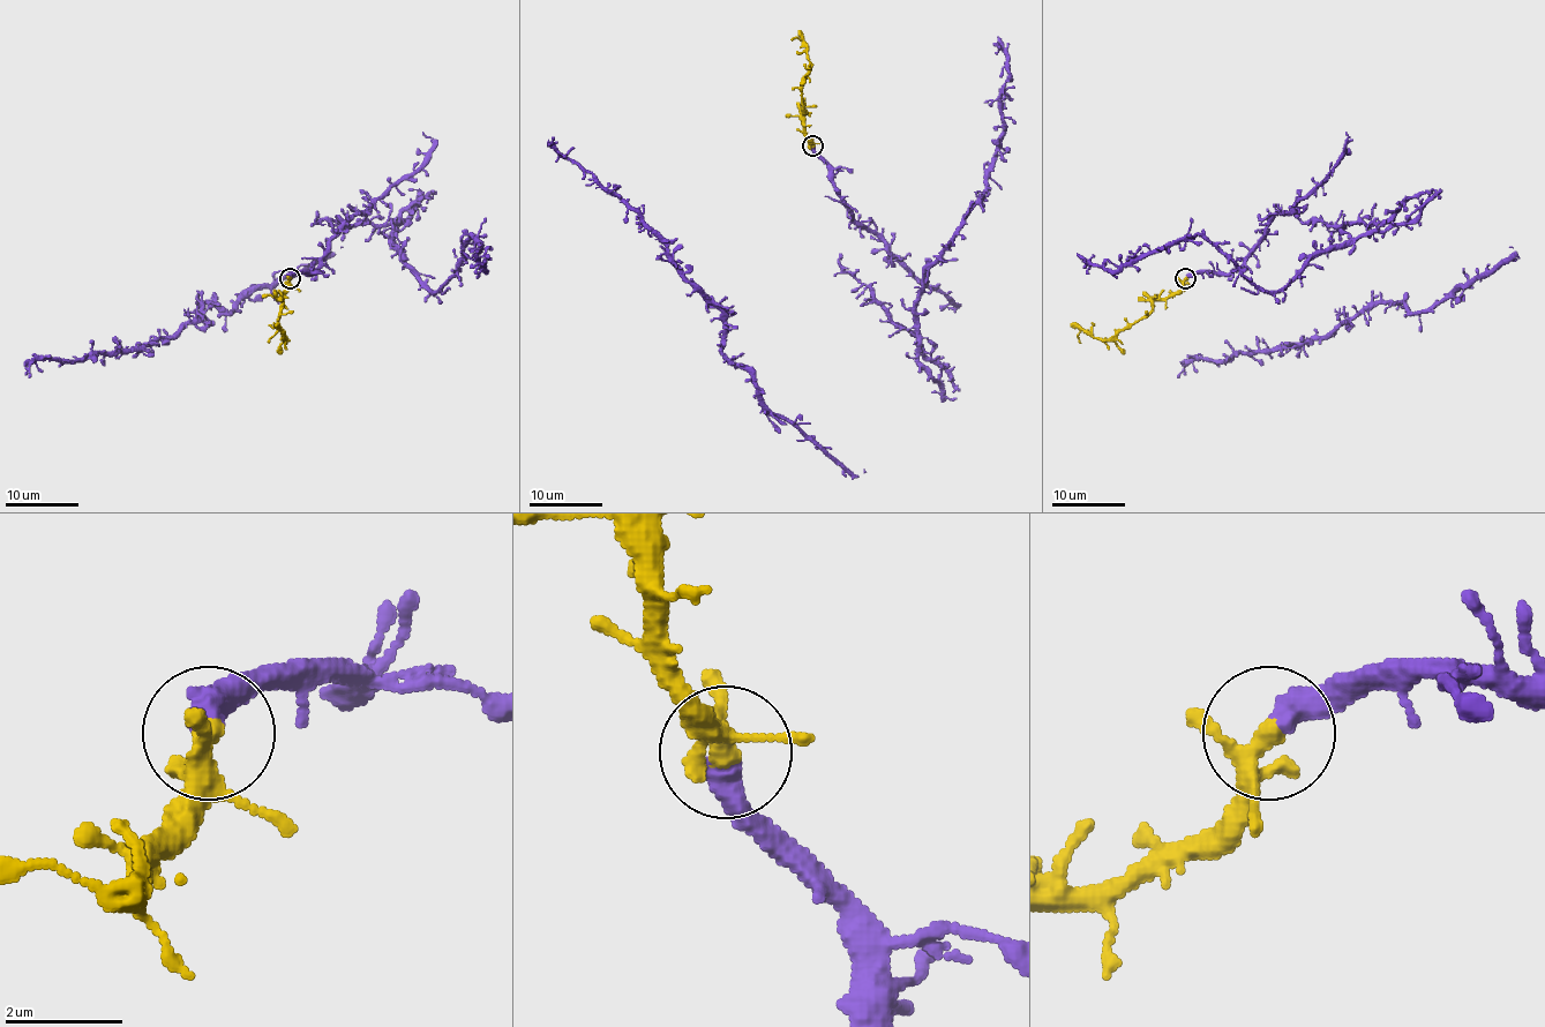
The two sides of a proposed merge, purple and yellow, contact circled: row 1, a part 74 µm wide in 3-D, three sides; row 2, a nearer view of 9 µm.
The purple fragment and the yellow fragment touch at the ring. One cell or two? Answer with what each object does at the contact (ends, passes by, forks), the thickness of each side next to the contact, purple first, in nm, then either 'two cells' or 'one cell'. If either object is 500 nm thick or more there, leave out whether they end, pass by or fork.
purple ends there; yellow forks there; 480 nm thick on the purple side, 240 nm on the other; one cell

